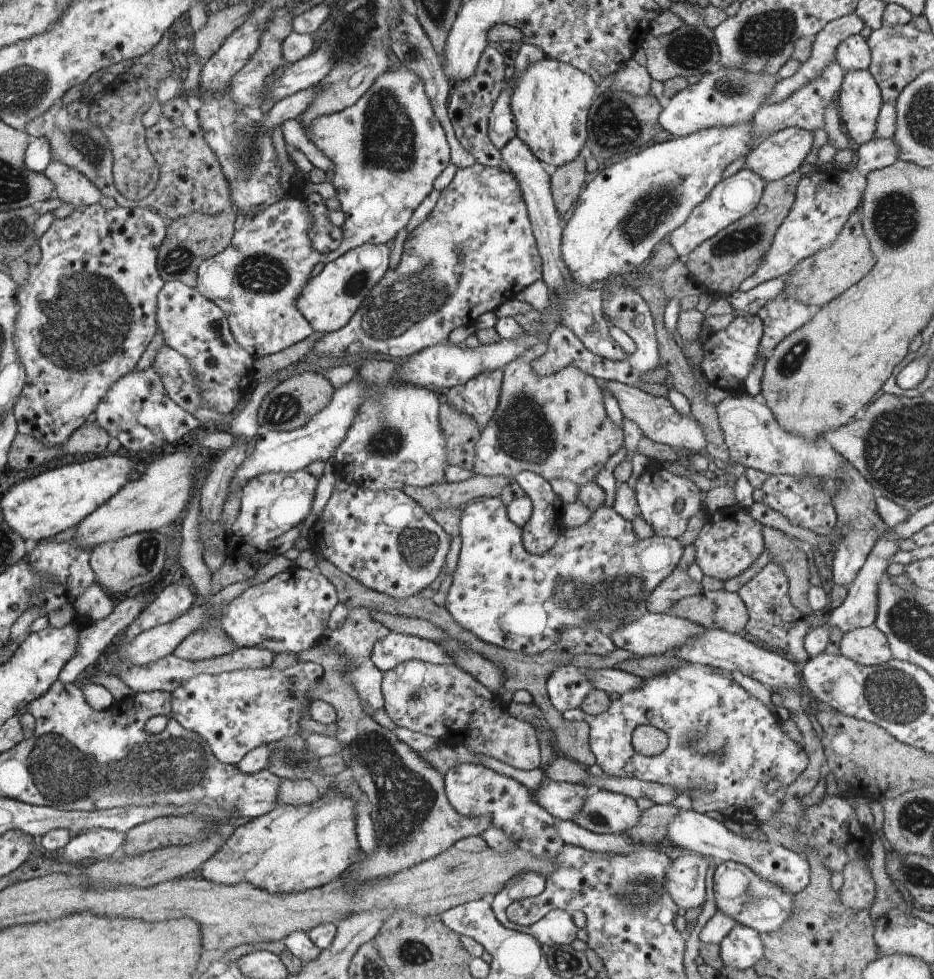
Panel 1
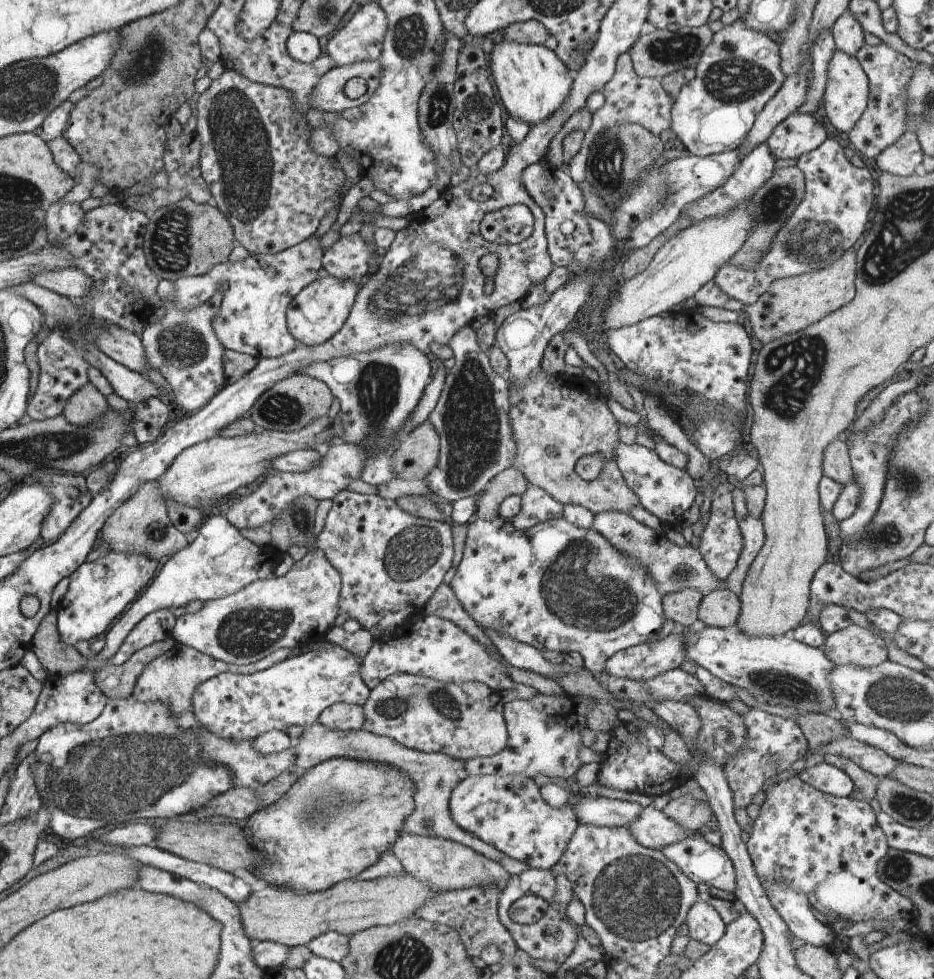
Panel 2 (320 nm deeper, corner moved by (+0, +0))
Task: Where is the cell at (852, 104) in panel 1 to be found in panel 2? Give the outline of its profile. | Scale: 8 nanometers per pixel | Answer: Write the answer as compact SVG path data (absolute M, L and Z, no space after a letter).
M836 49L834 56L828 62L828 84L824 92L824 110L832 126L841 133L848 133L856 122L860 120L866 111L870 100L870 84L866 72L862 69L860 62L855 56L850 56L846 52Z

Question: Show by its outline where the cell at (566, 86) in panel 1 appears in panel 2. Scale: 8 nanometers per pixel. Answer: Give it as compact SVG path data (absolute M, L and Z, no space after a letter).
M499 37L490 56L490 68L492 80L508 114L524 120L530 127L550 118L556 110L560 110L560 106L564 106L575 77L555 52L546 46L506 42Z

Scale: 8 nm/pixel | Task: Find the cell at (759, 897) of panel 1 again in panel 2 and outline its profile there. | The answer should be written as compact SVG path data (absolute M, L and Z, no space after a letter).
M702 833L668 844L660 848L660 852L692 882L728 893L736 890L736 874L728 854L721 847L706 842Z

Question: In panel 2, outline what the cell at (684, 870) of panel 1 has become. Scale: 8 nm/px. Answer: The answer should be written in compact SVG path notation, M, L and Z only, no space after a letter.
M700 898L686 912L686 924L690 928L689 936L693 940L706 944L709 948L724 936L727 928L720 914L708 902Z

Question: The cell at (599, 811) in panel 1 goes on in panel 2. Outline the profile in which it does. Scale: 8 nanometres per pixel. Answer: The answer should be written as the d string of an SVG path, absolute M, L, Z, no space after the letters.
M652 805L644 808L642 814L625 827L630 830L634 840L642 847L658 851L668 844L696 836L684 830L682 826L678 826L674 820L670 820L664 812L656 810Z

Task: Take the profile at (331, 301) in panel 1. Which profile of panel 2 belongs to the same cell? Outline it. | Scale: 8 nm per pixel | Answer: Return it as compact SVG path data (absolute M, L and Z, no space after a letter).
M328 276L320 278L318 281L312 282L306 289L293 299L293 303L288 309L288 326L289 332L294 336L297 342L302 344L324 344L326 340L334 337L342 326L349 319L349 315L353 311L353 306L356 304L357 295L361 285L358 285L354 280L342 280Z

